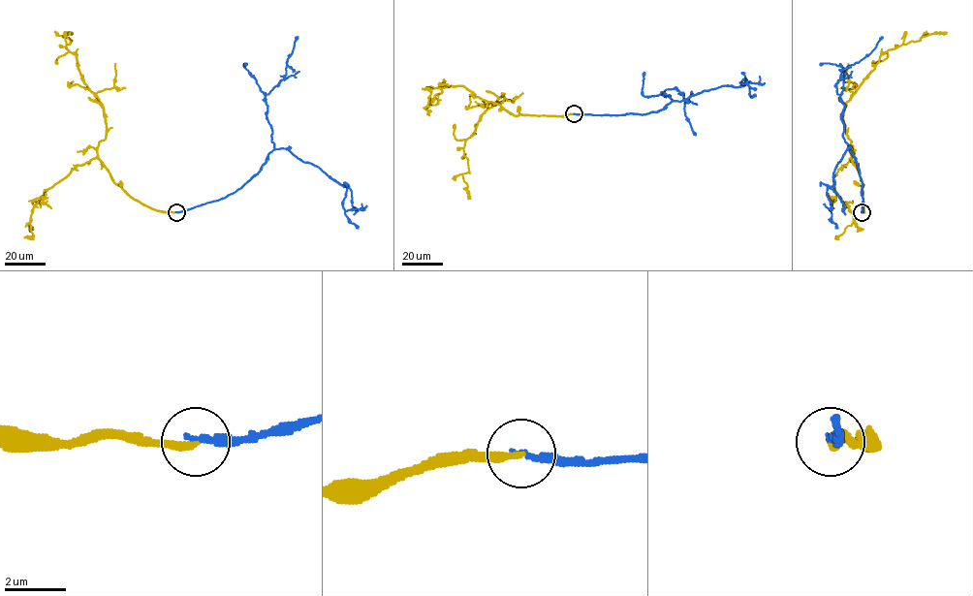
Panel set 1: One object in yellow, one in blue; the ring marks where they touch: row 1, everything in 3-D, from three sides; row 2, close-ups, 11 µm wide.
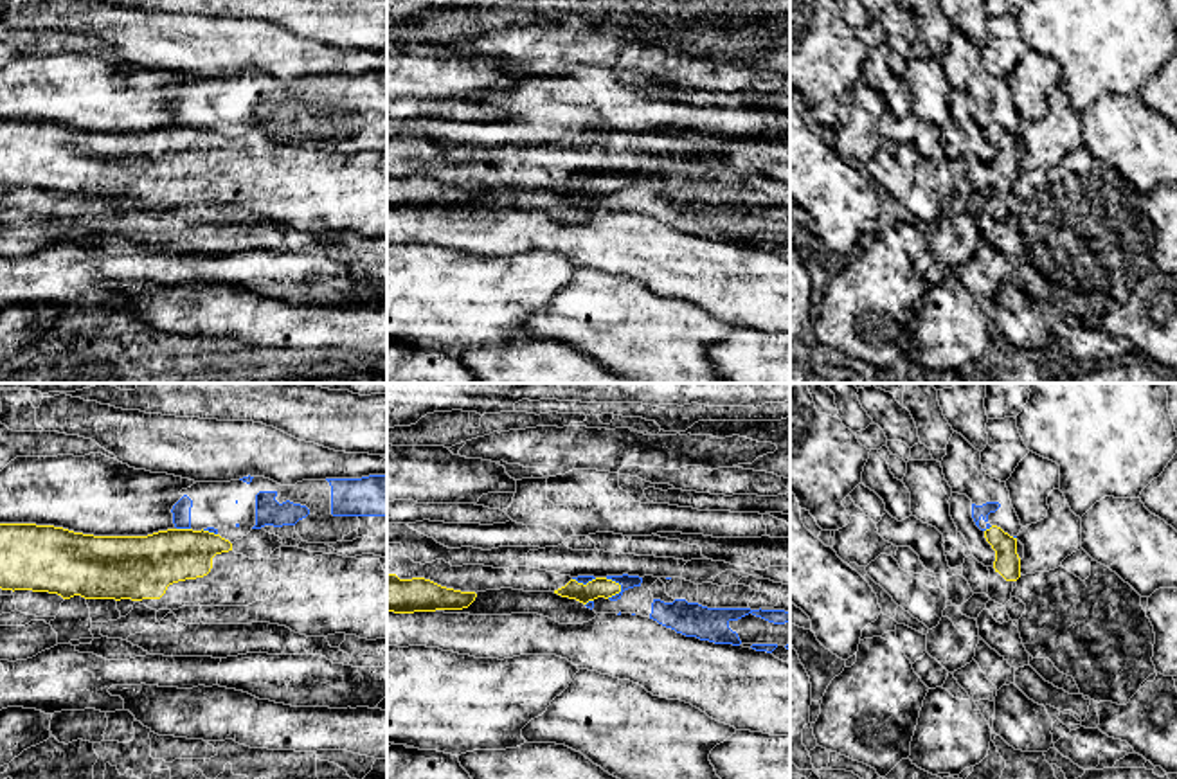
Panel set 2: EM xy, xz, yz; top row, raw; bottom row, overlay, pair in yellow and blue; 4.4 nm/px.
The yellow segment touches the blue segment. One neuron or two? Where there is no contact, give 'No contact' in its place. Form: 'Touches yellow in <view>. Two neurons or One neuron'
Touches yellow in xz. Two neurons

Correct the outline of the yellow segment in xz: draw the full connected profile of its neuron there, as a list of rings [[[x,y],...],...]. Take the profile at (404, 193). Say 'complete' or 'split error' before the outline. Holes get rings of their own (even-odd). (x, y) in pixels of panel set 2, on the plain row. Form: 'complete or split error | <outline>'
complete | [[[387,169],[387,209],[463,207],[475,194],[475,189],[446,185],[425,175],[400,176],[396,171]]]

